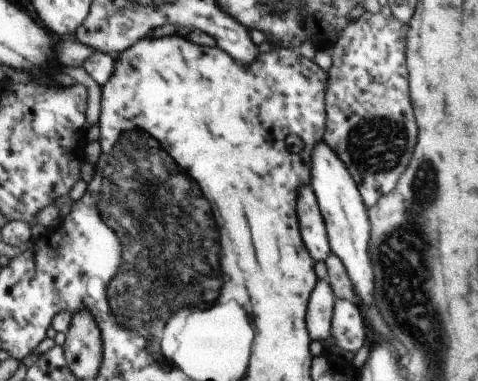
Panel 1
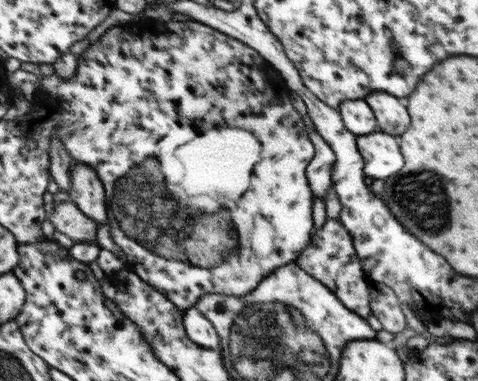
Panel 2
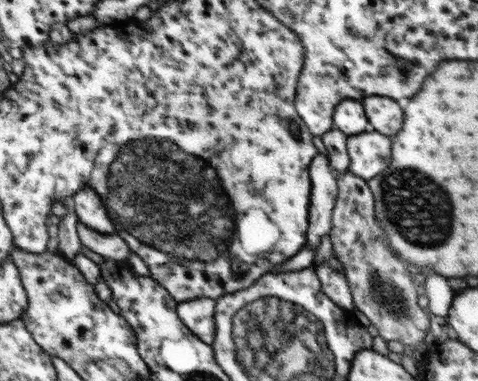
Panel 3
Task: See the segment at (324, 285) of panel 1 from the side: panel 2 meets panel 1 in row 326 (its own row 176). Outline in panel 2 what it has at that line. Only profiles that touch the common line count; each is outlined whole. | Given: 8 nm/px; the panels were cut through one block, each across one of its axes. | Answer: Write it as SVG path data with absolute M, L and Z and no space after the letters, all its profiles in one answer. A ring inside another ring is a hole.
M309 130L309 138L313 138L313 146L317 146L317 158L309 162L309 182L313 182L315 198L325 200L325 192L333 182L333 178L329 178L329 170L333 170L331 164L333 164L335 152L315 130Z

